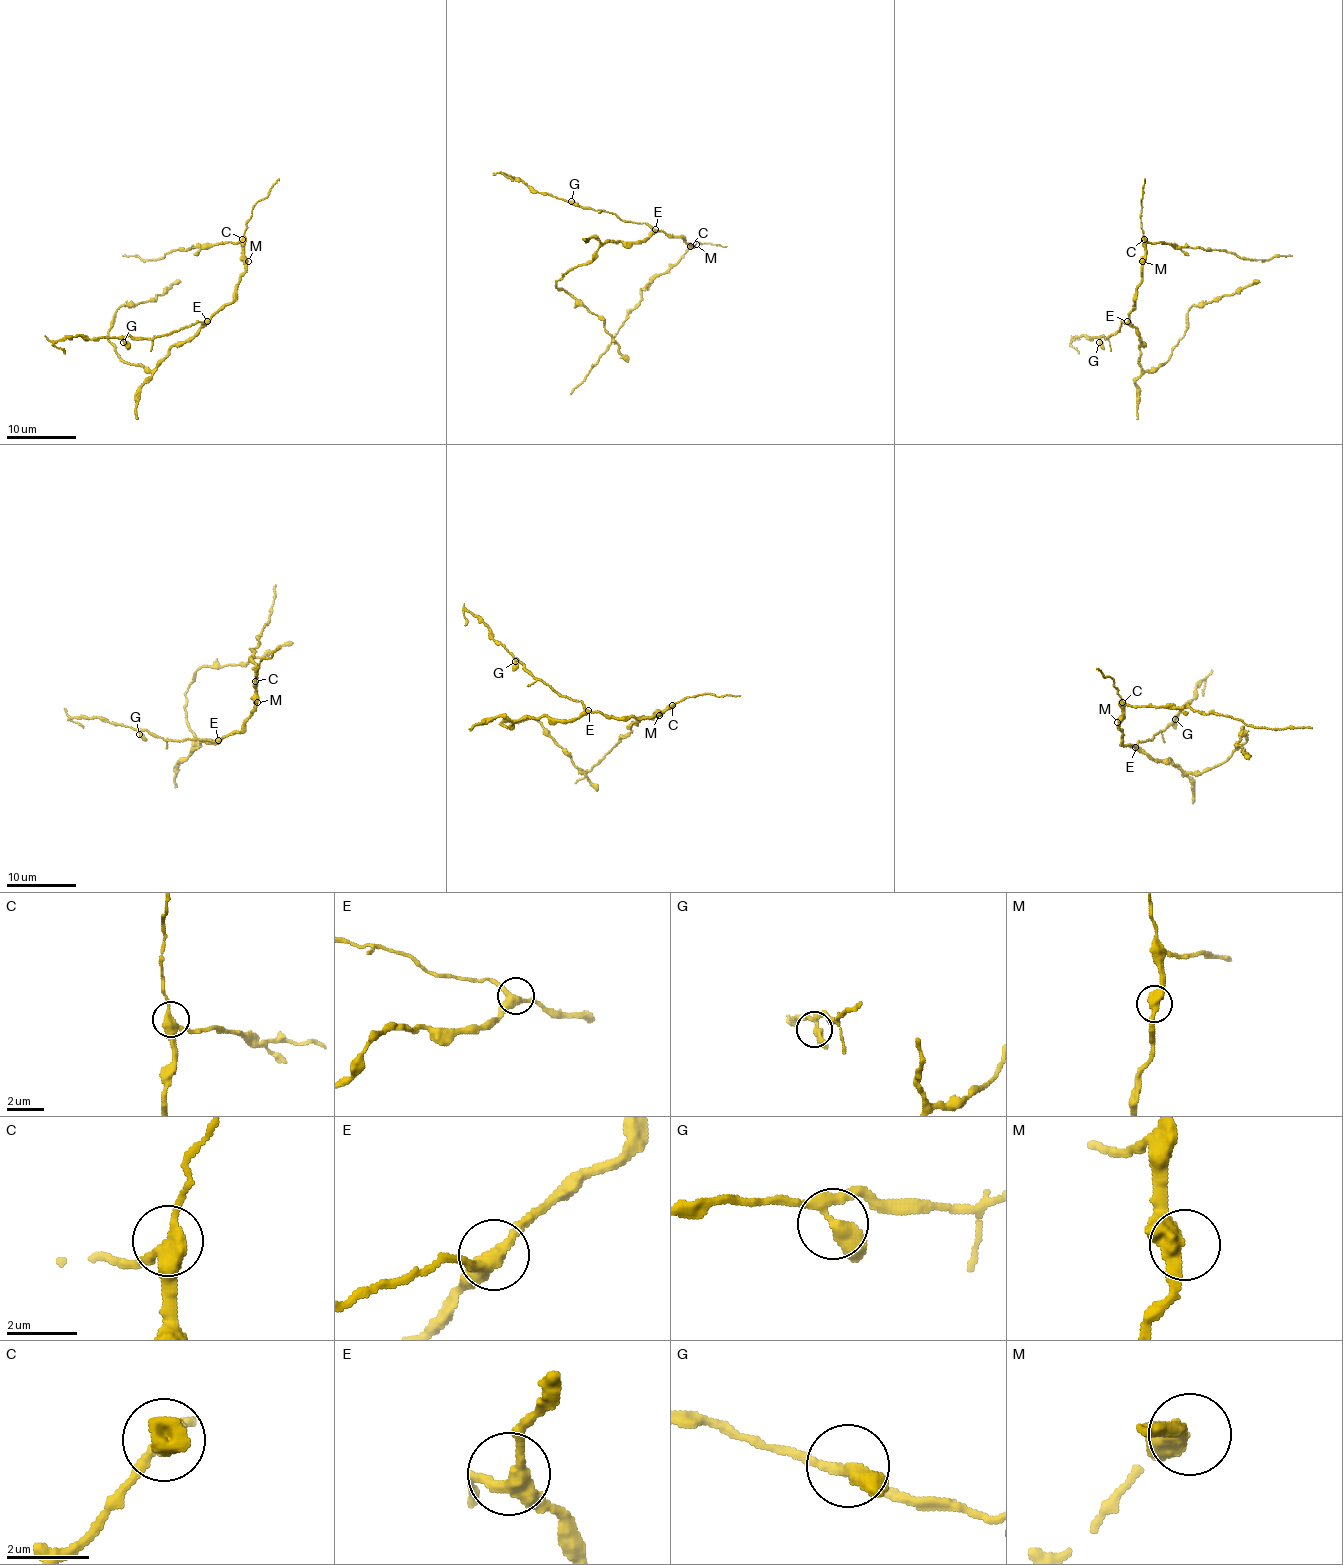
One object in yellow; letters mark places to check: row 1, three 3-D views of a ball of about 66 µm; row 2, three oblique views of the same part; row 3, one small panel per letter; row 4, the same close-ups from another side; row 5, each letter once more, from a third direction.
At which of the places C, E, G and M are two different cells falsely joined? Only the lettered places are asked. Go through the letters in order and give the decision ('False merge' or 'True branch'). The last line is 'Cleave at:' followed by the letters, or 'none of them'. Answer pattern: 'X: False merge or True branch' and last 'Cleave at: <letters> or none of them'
C: False merge
E: True branch
G: True branch
M: True branch
Cleave at: C

